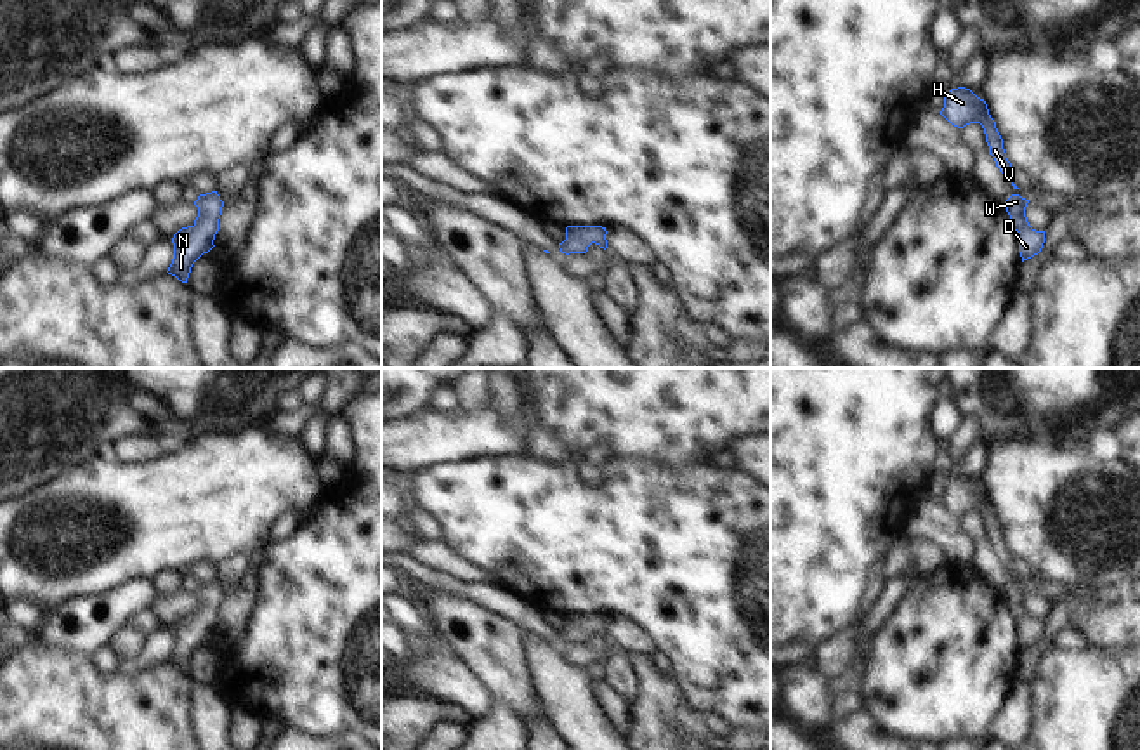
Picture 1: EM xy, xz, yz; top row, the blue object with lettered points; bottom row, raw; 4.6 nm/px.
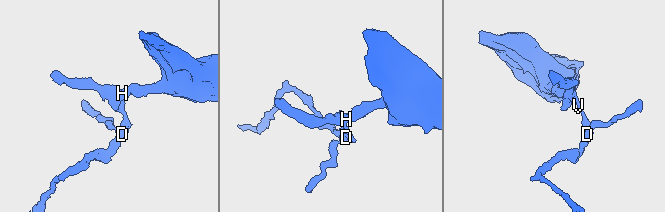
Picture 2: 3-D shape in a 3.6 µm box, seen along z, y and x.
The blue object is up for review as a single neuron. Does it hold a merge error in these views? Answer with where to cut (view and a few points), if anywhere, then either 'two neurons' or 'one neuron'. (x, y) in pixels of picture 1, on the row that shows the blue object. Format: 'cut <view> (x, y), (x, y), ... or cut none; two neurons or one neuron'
cut none; one neuron

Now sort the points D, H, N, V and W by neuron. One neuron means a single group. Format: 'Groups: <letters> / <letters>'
Groups: D H N V W.

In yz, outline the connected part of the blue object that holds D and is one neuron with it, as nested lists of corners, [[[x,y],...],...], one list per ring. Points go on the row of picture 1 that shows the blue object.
[[[1012,194],[1005,205],[1006,212],[1010,215],[1010,222],[1013,229],[1019,233],[1019,252],[1022,257],[1022,262],[1038,255],[1045,243],[1045,231],[1036,231],[1029,226],[1025,217],[1025,207],[1029,200]]]

